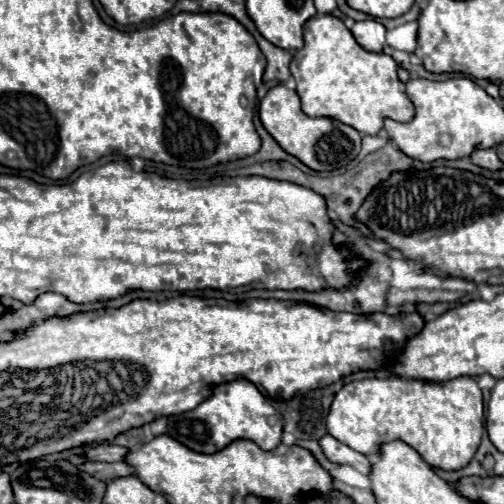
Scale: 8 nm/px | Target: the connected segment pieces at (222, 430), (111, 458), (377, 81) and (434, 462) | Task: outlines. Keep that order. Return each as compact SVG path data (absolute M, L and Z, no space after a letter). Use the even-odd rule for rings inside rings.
M236 379L216 385L212 395L196 409L168 417L168 435L198 453L216 453L236 439L250 439L260 449L272 451L280 445L282 425L282 415L270 405L270 399L264 397L254 383Z
M102 443L102 445L96 445L96 447L86 449L82 455L84 455L88 461L114 463L114 461L124 461L126 453L128 453L126 447L118 447L118 445L112 445L112 443Z
M314 15L302 27L304 47L290 61L290 73L302 101L302 111L310 117L332 117L356 127L360 133L376 135L384 119L408 121L414 115L404 83L396 75L396 61L386 53L372 53L360 47L350 29L334 15Z
M372 377L372 379L350 381L336 393L326 419L326 427L332 437L352 447L354 451L360 451L362 455L374 457L378 455L380 443L400 439L408 443L412 449L416 449L428 465L454 471L466 467L472 455L478 451L484 432L483 395L472 377L456 377L444 383L436 381L428 383L404 377Z

